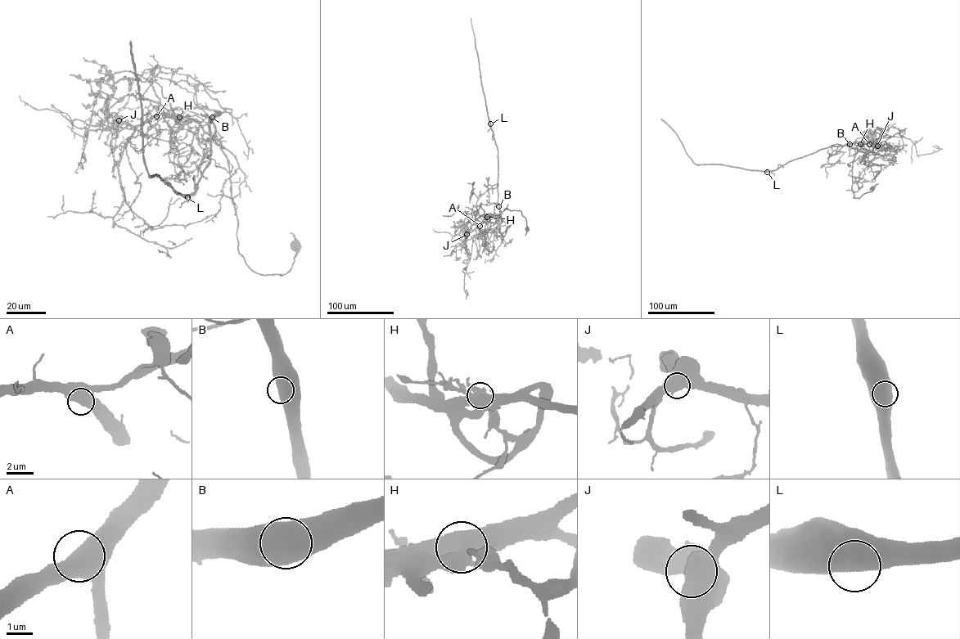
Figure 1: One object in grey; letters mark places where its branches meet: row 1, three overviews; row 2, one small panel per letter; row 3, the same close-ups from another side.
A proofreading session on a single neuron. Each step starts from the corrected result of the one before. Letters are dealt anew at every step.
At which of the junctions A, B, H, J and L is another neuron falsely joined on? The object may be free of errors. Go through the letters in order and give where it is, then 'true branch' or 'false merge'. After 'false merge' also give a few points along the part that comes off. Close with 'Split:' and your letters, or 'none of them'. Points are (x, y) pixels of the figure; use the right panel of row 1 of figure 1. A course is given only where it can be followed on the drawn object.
A: at (869, 144); true branch
B: at (849, 144); true branch
H: at (860, 144); false merge; foreign part runs (860, 144), (860, 149), (873, 151), (872, 141), (829, 146), (770, 171), (696, 164), (676, 133), (661, 119)
J: at (877, 146); true branch
L: at (767, 172); true branch
Split: H

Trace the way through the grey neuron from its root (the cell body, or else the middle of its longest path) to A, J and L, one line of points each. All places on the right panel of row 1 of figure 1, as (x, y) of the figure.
A: (872, 188), (859, 198), (854, 198), (853, 159), (858, 150), (858, 145), (869, 144)
J: (872, 188), (859, 198), (854, 198), (852, 164), (858, 145), (877, 146)
L: (872, 188), (854, 198), (852, 173), (855, 153), (870, 151), (875, 134), (869, 141), (822, 148), (767, 172)

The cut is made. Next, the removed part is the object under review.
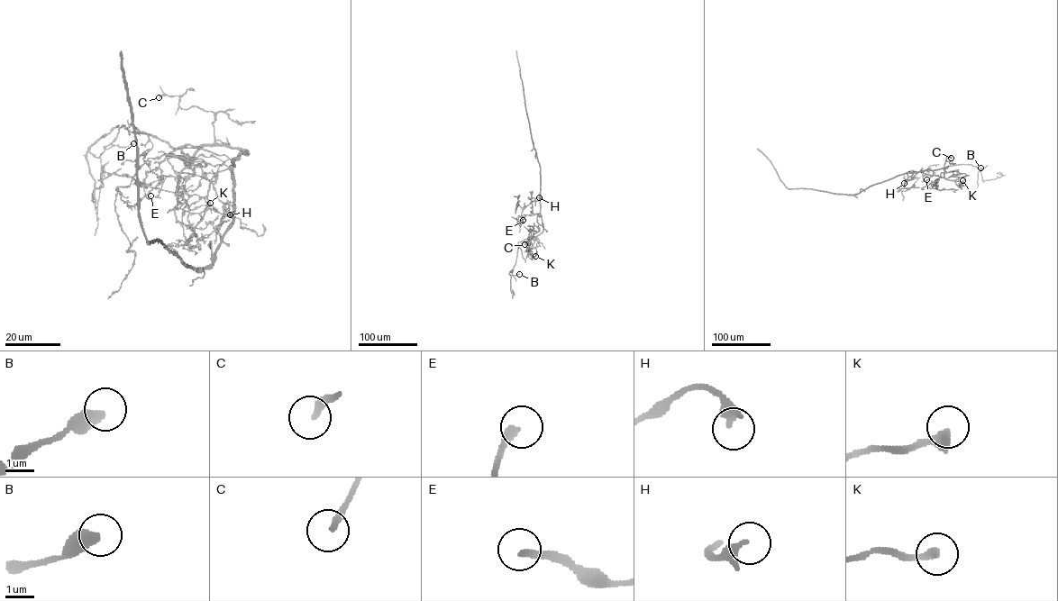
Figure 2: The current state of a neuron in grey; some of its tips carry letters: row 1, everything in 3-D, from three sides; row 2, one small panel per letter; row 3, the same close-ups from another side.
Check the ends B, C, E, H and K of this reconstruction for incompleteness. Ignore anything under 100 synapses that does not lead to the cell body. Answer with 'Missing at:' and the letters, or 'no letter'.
Missing at: no letter

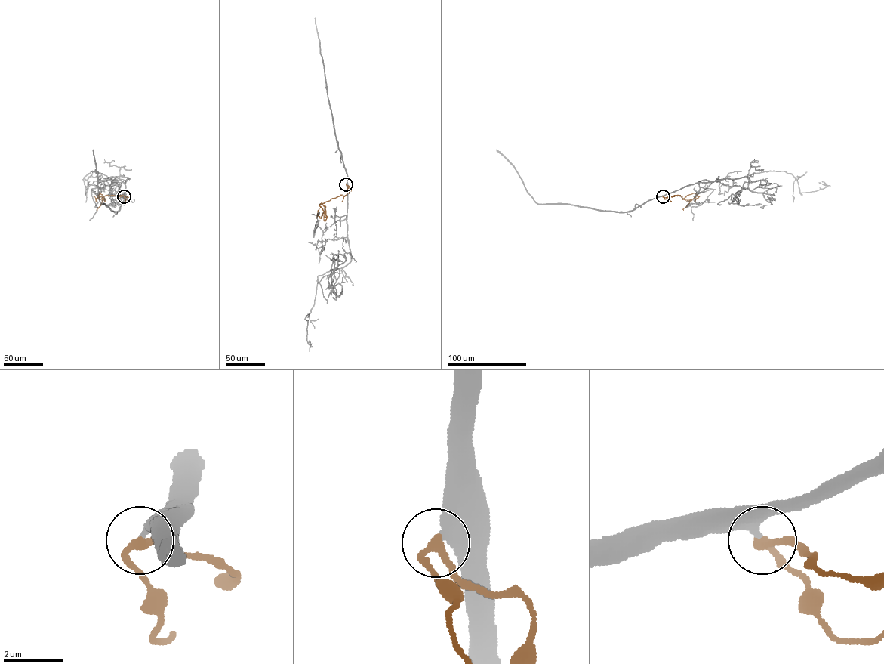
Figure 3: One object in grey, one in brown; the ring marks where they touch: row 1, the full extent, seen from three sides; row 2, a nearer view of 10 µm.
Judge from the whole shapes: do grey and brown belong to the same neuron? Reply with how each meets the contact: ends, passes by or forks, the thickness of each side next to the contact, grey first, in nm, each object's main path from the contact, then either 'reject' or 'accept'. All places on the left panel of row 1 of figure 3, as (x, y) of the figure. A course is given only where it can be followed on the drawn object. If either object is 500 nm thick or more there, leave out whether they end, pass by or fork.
grey ends; brown passes by; calibres 360 and 240 nm; course grey (124, 196), (124, 182), (129, 178), (108, 177), (94, 171), (83, 179), (86, 193), (87, 182); course brown (124, 196), (100, 196), (99, 199), (104, 198), (102, 196), (102, 202), (97, 209); accept

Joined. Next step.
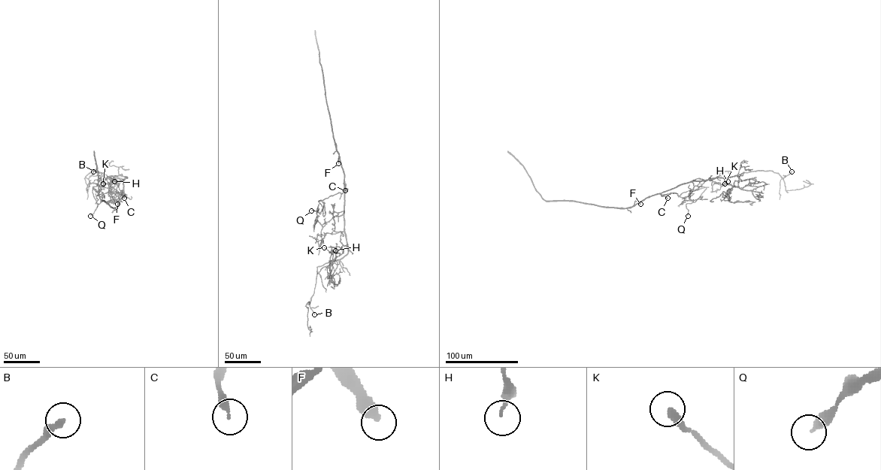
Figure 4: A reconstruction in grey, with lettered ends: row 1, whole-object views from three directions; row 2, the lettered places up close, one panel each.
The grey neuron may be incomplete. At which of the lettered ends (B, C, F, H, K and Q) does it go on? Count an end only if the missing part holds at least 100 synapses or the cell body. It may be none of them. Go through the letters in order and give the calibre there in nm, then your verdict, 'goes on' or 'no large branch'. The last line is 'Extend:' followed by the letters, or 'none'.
B: calibre 260 nm; no large branch
C: calibre 300 nm; no large branch
F: calibre 380 nm; goes on
H: calibre 110 nm; no large branch
K: calibre 400 nm; no large branch
Q: calibre 320 nm; no large branch
Extend: F

